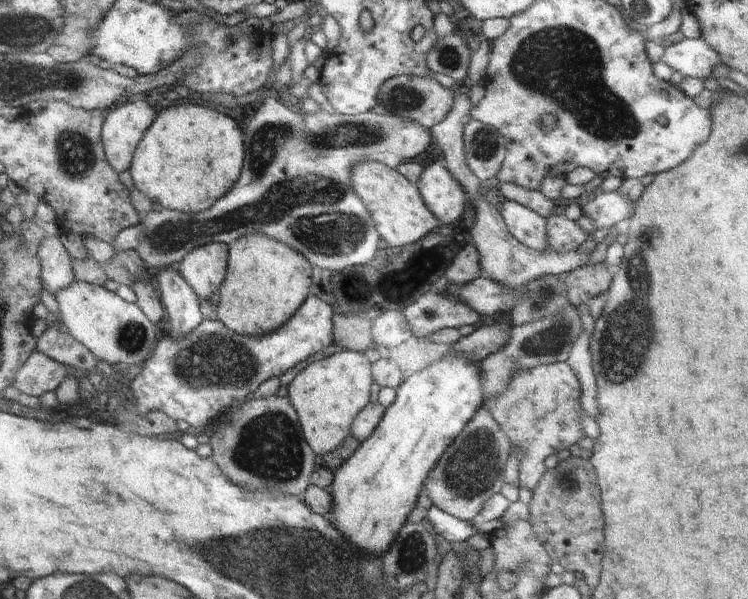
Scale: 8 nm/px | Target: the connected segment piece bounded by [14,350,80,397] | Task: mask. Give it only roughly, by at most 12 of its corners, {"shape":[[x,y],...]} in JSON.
{"shape":[[34,350],[14,386],[39,397],[55,391],[73,370]]}

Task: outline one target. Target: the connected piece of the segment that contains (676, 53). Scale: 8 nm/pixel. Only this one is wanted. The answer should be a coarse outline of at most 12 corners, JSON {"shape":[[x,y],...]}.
{"shape":[[698,37],[665,48],[661,56],[683,76],[706,79],[717,52]]}

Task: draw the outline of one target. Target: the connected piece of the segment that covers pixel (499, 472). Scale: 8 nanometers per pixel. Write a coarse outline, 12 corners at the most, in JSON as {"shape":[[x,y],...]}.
{"shape":[[480,405],[427,476],[470,523],[500,493],[511,440]]}

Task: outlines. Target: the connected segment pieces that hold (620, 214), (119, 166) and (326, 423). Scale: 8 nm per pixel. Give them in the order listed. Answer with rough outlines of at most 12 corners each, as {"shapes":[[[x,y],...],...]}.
{"shapes":[[[619,190],[582,202],[597,229],[624,226],[635,204]],[[126,98],[102,127],[105,156],[119,173],[132,167],[156,118],[153,100]],[[342,349],[284,392],[316,455],[348,438],[369,403],[371,362]]]}

